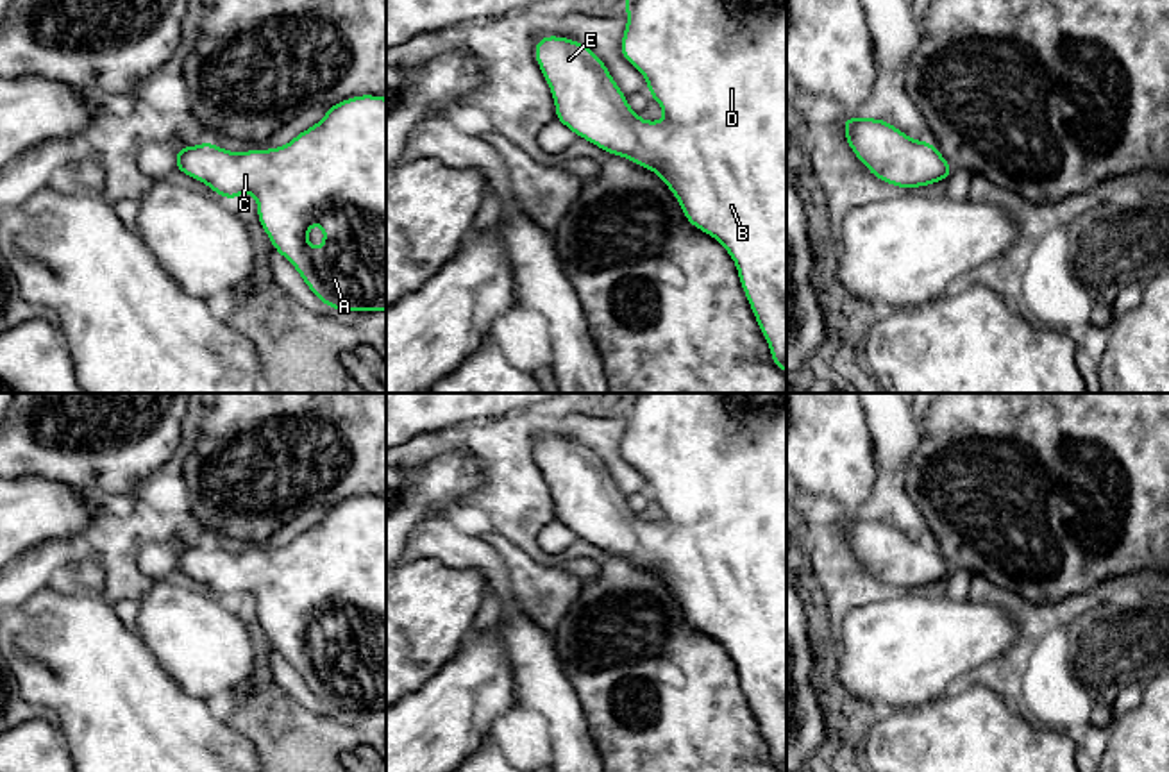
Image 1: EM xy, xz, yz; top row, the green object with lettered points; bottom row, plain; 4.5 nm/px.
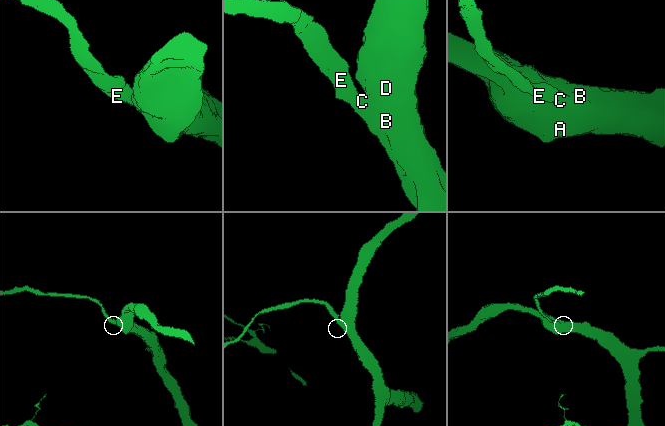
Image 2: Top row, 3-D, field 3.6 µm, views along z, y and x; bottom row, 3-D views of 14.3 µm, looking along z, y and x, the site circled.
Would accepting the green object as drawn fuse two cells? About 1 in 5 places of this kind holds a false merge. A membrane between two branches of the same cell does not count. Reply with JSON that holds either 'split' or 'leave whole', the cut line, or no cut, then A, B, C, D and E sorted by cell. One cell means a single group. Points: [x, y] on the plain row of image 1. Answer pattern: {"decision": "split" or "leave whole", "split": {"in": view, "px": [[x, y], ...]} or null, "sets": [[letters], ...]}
{"decision": "leave whole", "split": null, "sets": [["A", "B", "C", "D", "E"]]}

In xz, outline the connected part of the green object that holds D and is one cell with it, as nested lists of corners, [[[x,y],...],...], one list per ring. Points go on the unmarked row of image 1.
[[[627,393],[624,407],[627,424],[620,441],[622,457],[645,477],[647,493],[661,506],[665,518],[661,522],[642,520],[590,447],[561,436],[543,436],[534,445],[534,459],[551,488],[556,520],[577,538],[602,549],[604,554],[615,554],[652,570],[677,599],[688,624],[713,636],[727,650],[751,711],[770,747],[770,758],[781,772],[786,772],[786,393]]]

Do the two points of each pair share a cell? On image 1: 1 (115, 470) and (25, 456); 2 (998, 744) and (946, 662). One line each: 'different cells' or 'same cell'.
1: same cell
2: different cells

